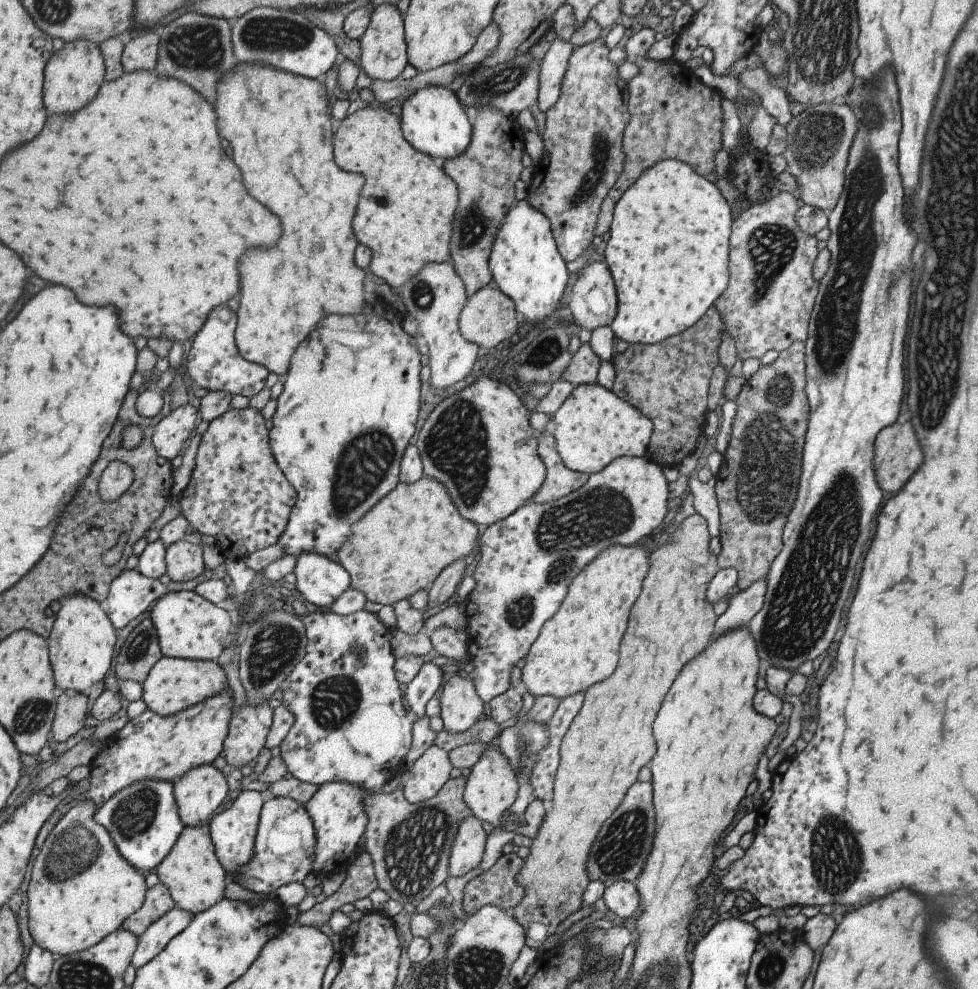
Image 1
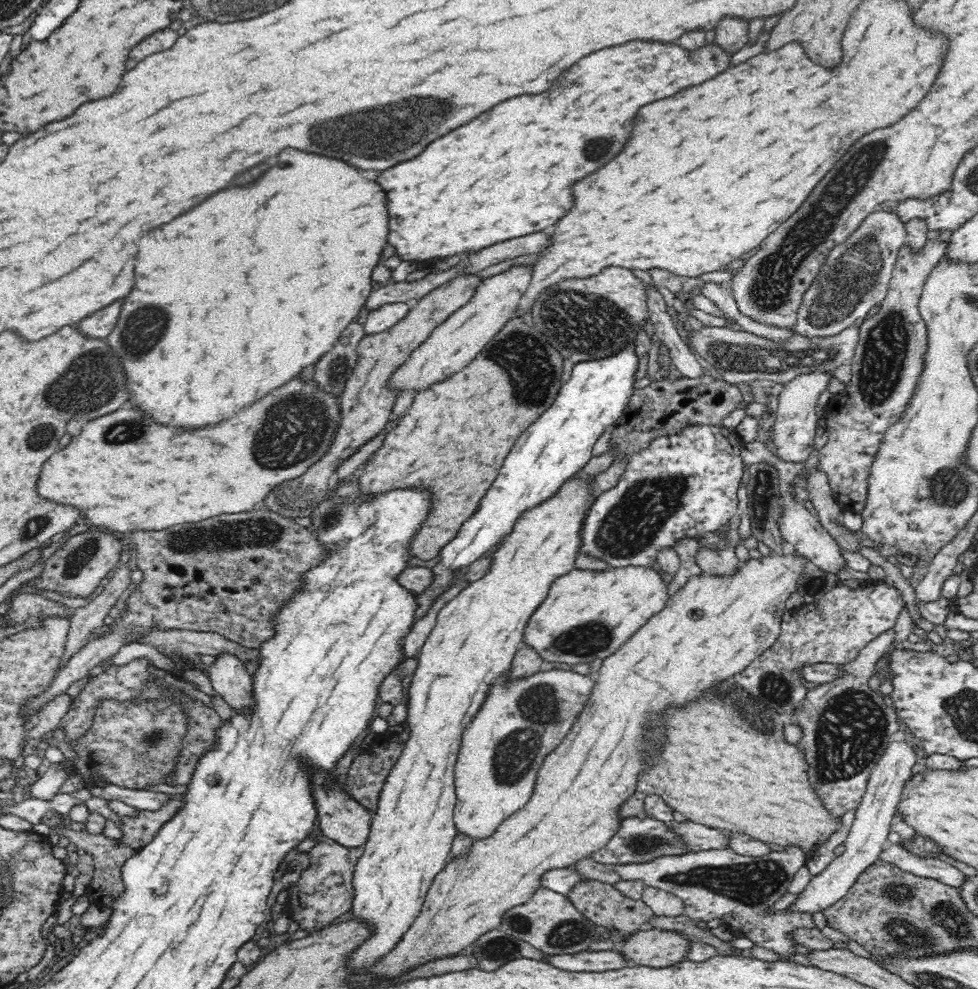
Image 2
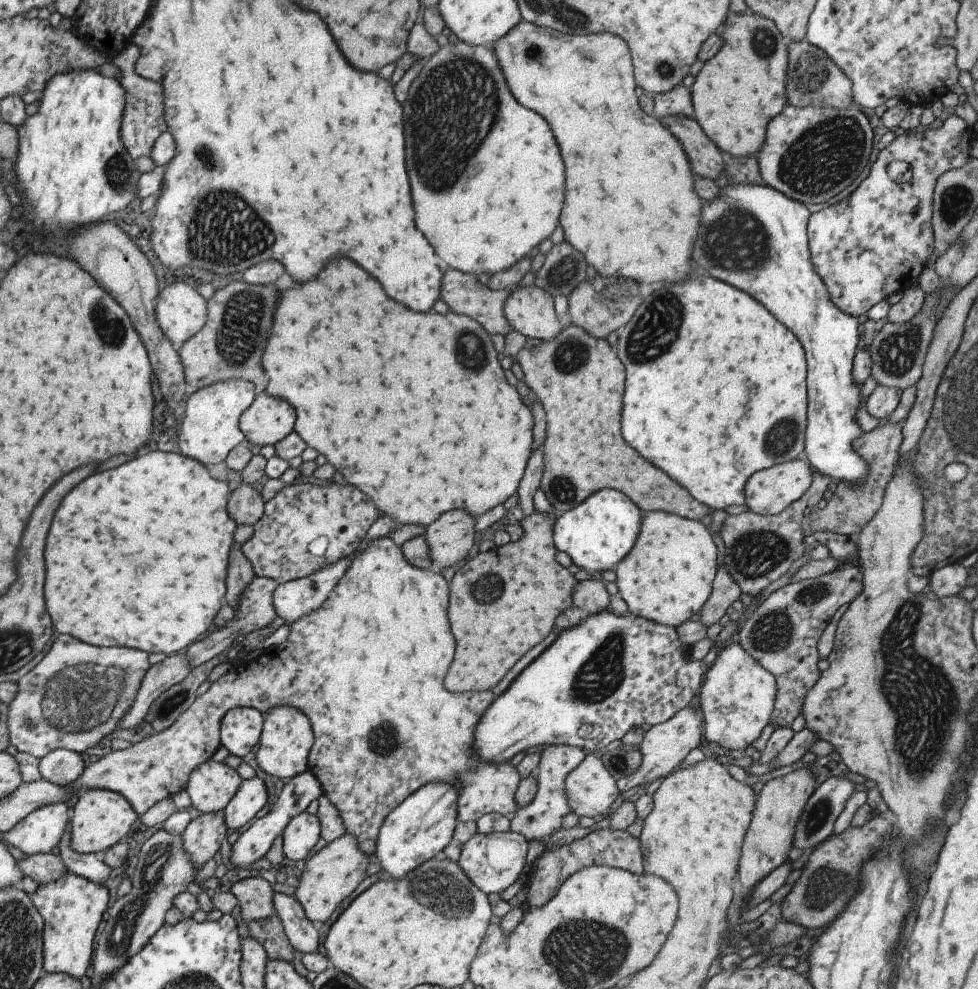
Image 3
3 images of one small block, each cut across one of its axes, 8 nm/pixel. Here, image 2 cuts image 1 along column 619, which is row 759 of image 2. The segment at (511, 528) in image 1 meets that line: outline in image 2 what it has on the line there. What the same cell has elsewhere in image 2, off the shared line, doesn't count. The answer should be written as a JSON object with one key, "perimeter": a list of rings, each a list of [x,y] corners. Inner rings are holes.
{"perimeter":[[[551,668],[536,672],[528,678],[490,686],[482,708],[462,734],[461,752],[455,765],[455,791],[458,798],[454,825],[457,833],[468,835],[474,840],[489,837],[508,816],[523,808],[534,791],[544,760],[570,732],[576,716],[587,705],[594,682],[595,678],[589,675]]]}

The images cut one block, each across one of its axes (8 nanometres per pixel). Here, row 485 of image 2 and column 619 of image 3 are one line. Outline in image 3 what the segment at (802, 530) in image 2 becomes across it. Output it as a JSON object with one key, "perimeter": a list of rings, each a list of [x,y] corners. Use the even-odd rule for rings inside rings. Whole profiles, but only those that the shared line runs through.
{"perimeter":[[[696,703],[690,704],[680,712],[677,712],[670,720],[654,725],[645,732],[644,739],[640,744],[642,764],[634,774],[617,780],[620,792],[626,792],[626,790],[638,786],[644,789],[655,780],[666,778],[676,767],[684,762],[690,750],[694,750],[700,744],[700,738],[702,738],[703,720],[700,718],[698,710],[700,708],[697,707]]]}

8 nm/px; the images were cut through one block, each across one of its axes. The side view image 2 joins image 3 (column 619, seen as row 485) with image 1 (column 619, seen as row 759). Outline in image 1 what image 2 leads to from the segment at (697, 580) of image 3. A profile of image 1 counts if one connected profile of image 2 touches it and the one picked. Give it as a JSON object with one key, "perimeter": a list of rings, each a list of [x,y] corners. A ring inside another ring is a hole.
{"perimeter":[[[599,383],[575,387],[552,416],[556,425],[553,438],[560,459],[569,470],[588,475],[602,471],[616,458],[645,457],[654,433],[653,423],[640,410]]]}

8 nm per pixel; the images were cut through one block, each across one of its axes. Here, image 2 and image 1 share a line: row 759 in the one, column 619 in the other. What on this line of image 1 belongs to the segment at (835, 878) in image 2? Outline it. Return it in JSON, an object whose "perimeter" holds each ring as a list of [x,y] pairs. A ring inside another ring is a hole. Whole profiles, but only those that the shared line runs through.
{"perimeter":[[[614,882],[606,887],[603,899],[608,909],[621,919],[640,916],[640,894],[632,882]]]}

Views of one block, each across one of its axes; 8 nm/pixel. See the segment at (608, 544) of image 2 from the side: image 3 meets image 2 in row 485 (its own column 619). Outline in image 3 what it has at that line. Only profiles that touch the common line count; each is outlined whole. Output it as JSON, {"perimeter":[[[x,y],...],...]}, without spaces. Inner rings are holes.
{"perimeter":[[[610,606],[602,608],[598,614],[592,614],[592,616],[586,616],[584,622],[580,620],[578,626],[572,626],[568,630],[564,630],[558,640],[546,650],[542,652],[514,682],[512,686],[492,702],[492,706],[486,710],[486,714],[482,716],[480,720],[480,726],[476,728],[476,750],[480,752],[478,758],[488,762],[488,764],[508,764],[512,758],[529,748],[535,746],[544,746],[544,744],[552,745],[570,745],[580,747],[583,750],[590,750],[590,752],[599,752],[602,748],[606,748],[610,742],[614,740],[620,740],[628,730],[632,728],[638,728],[642,724],[649,724],[654,726],[662,724],[667,720],[670,720],[677,712],[680,712],[688,705],[695,703],[698,694],[700,694],[700,686],[703,684],[705,674],[709,666],[704,664],[701,660],[692,660],[689,654],[689,646],[680,642],[680,636],[676,632],[675,627],[668,625],[658,624],[658,622],[651,622],[646,618],[635,616],[632,612],[628,612],[626,615],[614,614]]]}

